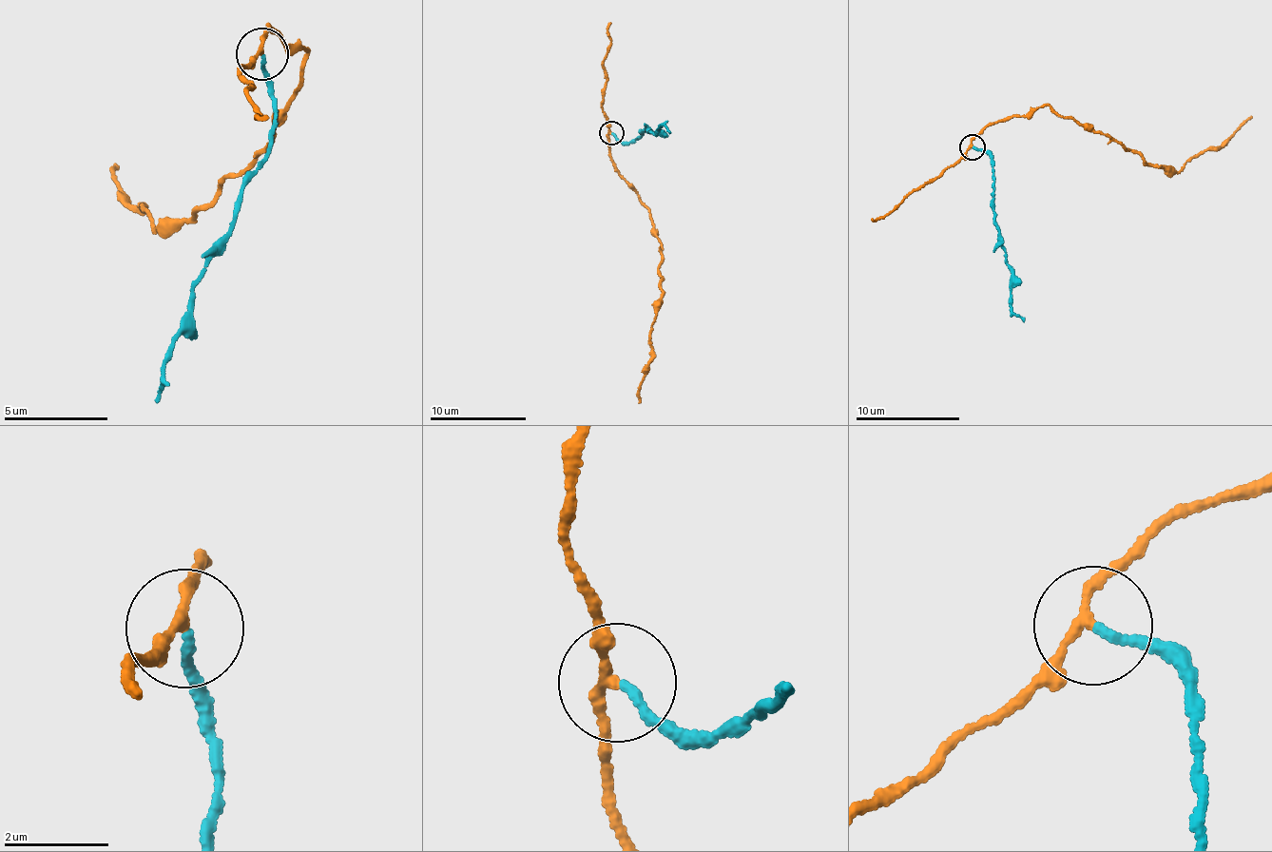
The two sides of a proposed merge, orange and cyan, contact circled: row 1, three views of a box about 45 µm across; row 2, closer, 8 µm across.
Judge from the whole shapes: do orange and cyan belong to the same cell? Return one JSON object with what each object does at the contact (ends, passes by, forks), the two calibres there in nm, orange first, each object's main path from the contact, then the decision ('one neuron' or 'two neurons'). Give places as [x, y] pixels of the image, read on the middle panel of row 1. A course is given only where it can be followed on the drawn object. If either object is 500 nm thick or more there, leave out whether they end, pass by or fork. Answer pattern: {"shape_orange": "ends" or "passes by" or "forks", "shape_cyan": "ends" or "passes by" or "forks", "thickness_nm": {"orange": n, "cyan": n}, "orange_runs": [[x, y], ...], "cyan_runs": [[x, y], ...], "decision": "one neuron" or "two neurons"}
{"shape_orange": "passes by", "shape_cyan": "ends", "thickness_nm": {"orange": 170, "cyan": 160}, "orange_runs": [[611, 133], [612, 160], [649, 210], [662, 256], [653, 354], [636, 393], [639, 403]], "cyan_runs": [[611, 133], [624, 143], [647, 128], [656, 133], [663, 125], [671, 133]], "decision": "two neurons"}

